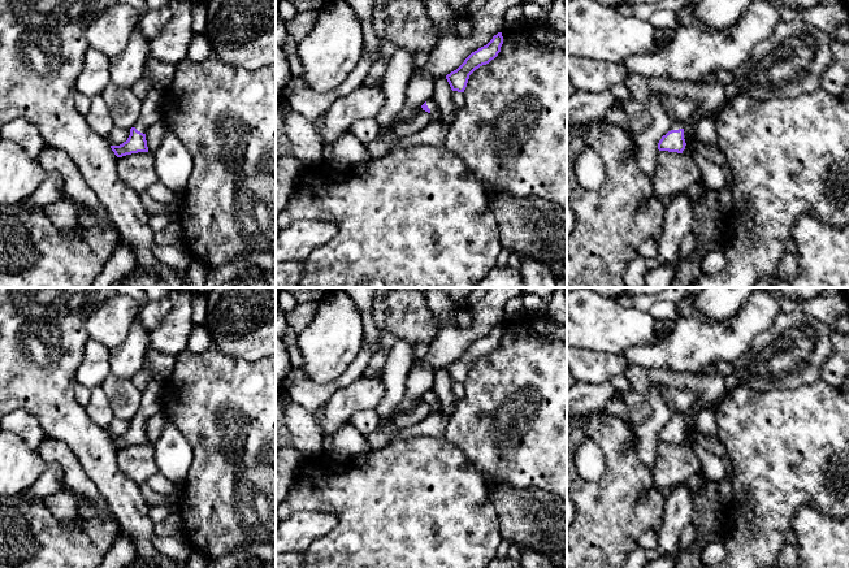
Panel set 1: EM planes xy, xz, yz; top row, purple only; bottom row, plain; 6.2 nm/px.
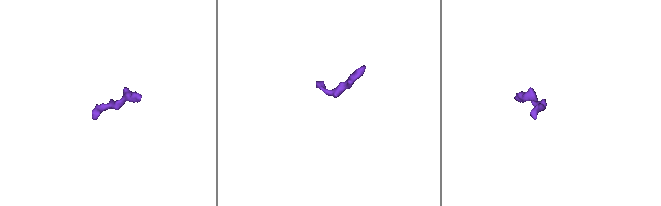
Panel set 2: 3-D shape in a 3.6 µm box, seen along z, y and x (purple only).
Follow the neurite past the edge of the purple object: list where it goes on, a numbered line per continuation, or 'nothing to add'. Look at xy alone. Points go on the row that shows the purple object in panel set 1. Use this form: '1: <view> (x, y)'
1: xy (151, 111)

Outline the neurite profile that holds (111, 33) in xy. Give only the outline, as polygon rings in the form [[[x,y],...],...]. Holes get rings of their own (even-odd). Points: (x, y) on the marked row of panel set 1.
[[[117,3],[101,13],[85,31],[88,47],[109,60],[124,52],[139,23],[139,10]]]

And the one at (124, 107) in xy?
[[[109,83],[101,94],[113,123],[117,129],[131,129],[139,117],[142,100],[133,92],[131,87],[121,87]]]

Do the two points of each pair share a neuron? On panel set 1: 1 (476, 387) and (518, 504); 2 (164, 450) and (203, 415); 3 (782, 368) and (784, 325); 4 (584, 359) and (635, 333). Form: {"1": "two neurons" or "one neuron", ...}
{"1": "two neurons", "2": "two neurons", "3": "one neuron", "4": "two neurons"}

